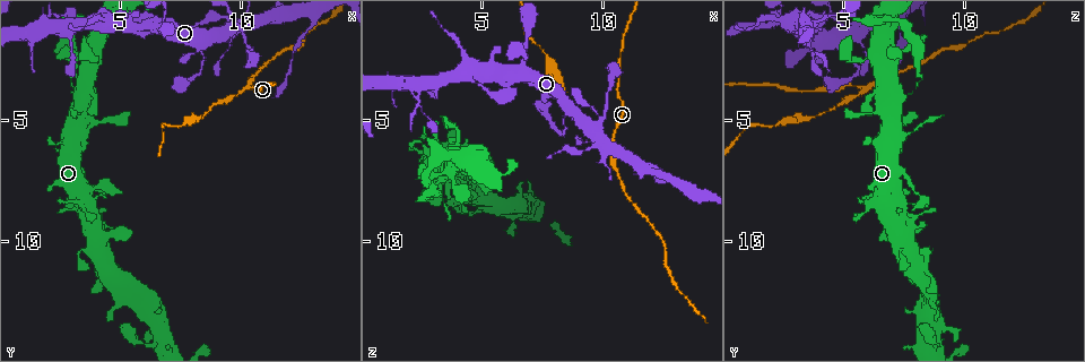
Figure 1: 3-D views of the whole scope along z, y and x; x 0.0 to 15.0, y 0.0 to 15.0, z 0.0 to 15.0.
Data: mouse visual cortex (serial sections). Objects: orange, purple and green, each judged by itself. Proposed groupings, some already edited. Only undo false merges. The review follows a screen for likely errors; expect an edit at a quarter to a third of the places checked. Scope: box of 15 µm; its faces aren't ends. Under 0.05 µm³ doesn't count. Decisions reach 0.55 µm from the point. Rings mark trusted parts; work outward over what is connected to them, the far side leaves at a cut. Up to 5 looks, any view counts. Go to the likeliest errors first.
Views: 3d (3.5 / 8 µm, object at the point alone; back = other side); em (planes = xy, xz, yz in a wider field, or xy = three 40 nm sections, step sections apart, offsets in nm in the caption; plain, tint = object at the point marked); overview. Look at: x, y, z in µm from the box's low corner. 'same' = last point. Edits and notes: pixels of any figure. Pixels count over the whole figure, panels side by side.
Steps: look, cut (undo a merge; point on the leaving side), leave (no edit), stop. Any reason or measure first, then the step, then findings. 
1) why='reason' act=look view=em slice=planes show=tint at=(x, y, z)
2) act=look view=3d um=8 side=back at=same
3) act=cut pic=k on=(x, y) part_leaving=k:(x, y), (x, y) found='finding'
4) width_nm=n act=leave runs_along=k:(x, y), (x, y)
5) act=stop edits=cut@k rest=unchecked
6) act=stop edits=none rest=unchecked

why='sharp bend' act=look view=3d um=3.5 at=(10.3, 3.6, 5.8)

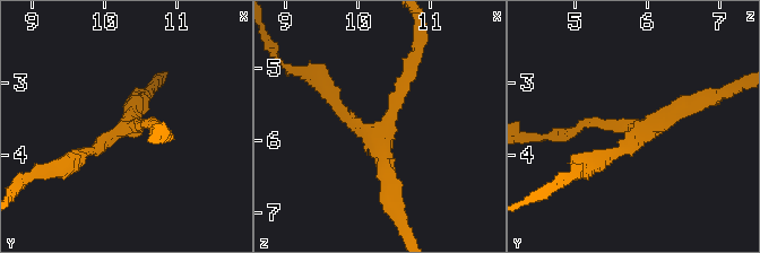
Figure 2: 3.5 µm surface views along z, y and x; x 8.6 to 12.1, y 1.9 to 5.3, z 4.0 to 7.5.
act=look view=em slice=xy step=1 show=tint at=(10.40, 3.60, 5.85)

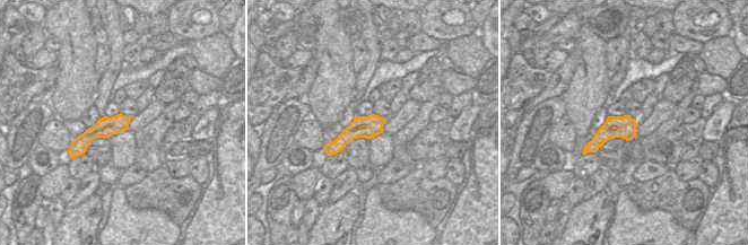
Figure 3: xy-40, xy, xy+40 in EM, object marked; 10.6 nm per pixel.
arm_widths_nm=150,150,250 act=leave found='continuous, no second cell'

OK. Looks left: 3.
why='thin arm on a thick one' act=look view=3d um=8 at=(2.3, 1.1, 3.7)

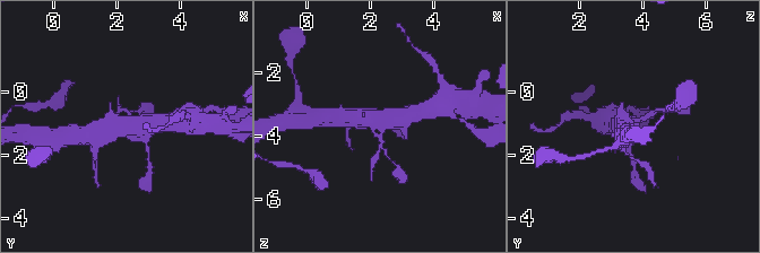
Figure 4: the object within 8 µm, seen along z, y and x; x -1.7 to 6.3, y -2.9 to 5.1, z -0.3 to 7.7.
act=look view=em slice=xy step=2 show=tint at=(2.3, 0.9, 3.8)

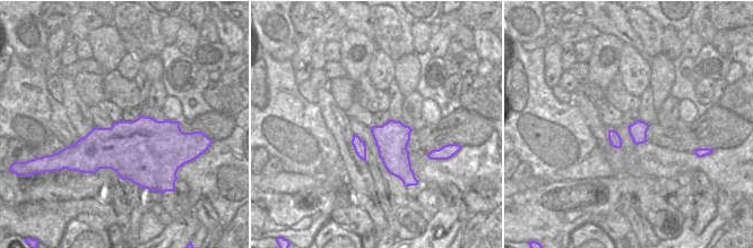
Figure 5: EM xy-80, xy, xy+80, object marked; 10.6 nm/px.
act=leave runs_along=4:(164, 122), (115, 127), (98, 133) found='all the same cell'

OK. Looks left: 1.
act=stop edits=none rest=unchecked

